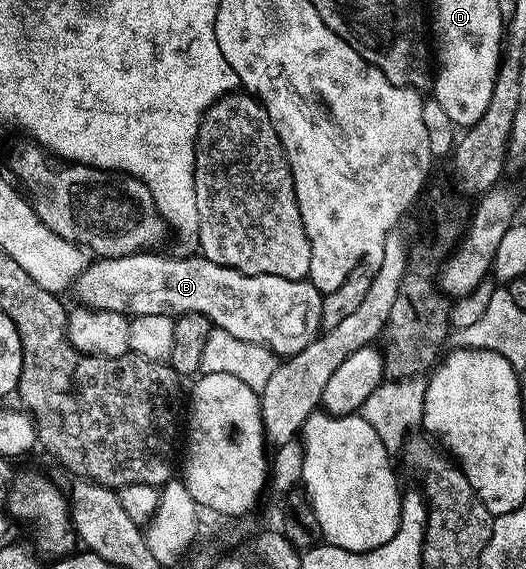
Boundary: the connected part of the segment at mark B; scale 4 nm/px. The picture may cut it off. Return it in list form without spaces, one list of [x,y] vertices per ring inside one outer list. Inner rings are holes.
[[[139,251],[126,257],[94,259],[83,268],[73,282],[72,290],[85,308],[95,311],[106,309],[110,313],[147,317],[157,313],[166,315],[200,313],[210,320],[211,326],[236,335],[248,343],[264,345],[279,358],[285,359],[303,351],[319,337],[322,326],[322,298],[324,294],[310,280],[293,281],[280,275],[248,275],[220,263],[212,263],[206,257],[157,257],[154,251]],[[230,308],[238,309],[233,317]]]

